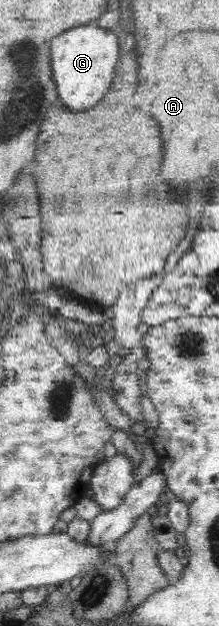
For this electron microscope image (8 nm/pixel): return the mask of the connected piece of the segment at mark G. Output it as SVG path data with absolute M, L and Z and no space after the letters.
M93 23L52 39L52 79L68 111L88 111L108 93L117 71L119 51L116 33Z

